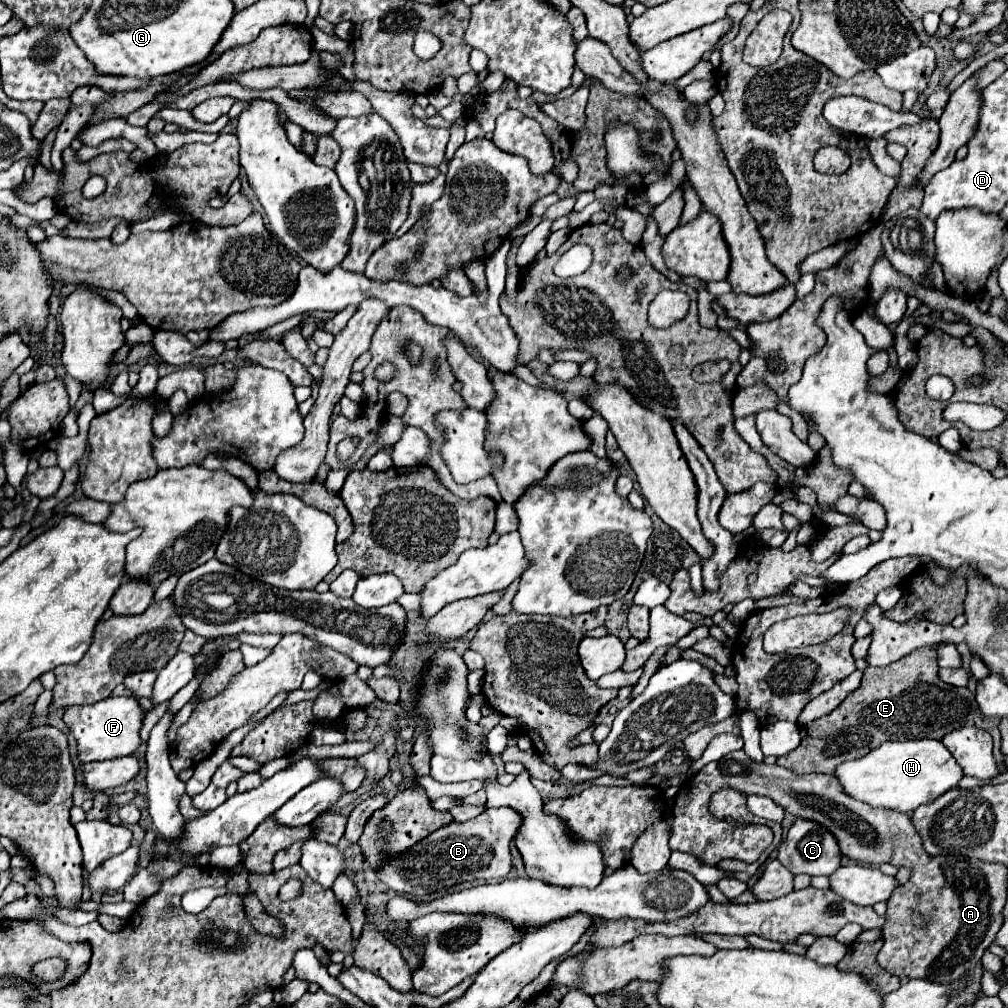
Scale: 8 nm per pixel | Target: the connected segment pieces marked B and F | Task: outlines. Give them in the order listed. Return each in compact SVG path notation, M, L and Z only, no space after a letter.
M509 807L487 809L475 819L465 823L451 821L449 825L433 831L433 835L427 835L421 843L415 843L411 851L403 851L391 861L381 863L375 873L389 889L411 897L427 897L463 881L503 879L511 869L509 843L515 837L519 825L521 815Z
M107 697L93 705L67 707L63 721L77 741L79 763L107 761L107 759L131 755L141 745L141 739L139 739L141 715L143 715L143 709L133 697Z

